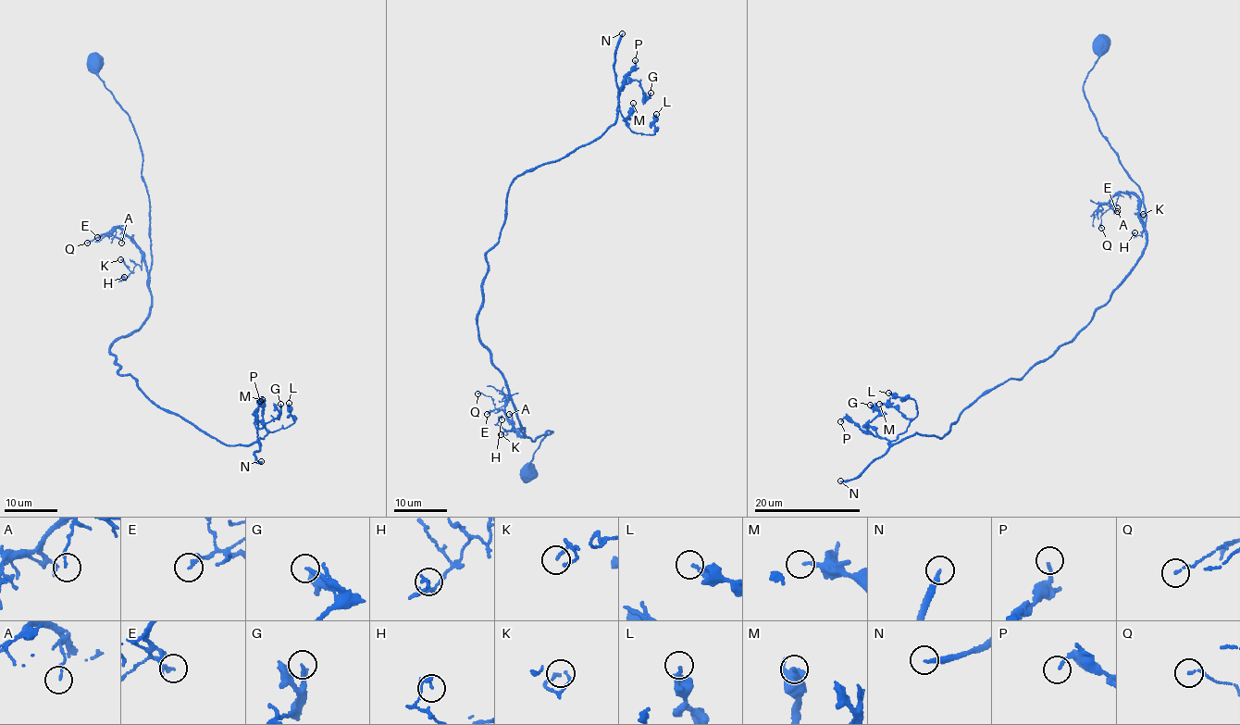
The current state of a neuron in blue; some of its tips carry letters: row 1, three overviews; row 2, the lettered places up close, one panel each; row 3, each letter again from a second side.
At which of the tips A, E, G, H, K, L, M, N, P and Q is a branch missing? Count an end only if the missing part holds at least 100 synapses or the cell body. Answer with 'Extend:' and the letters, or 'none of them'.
Extend: N

